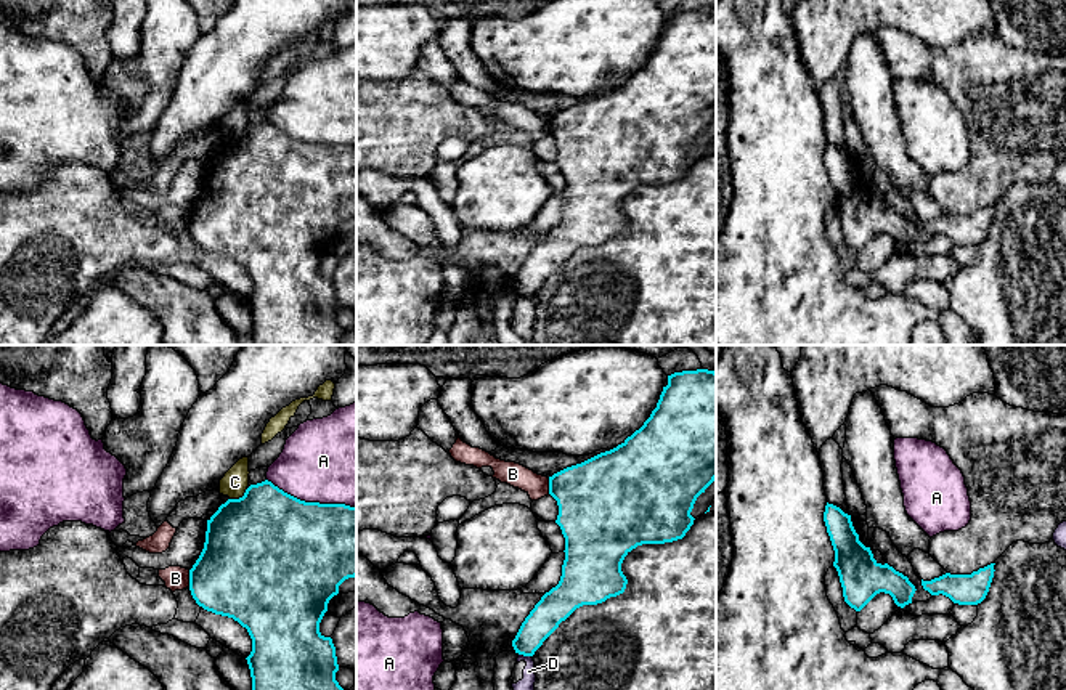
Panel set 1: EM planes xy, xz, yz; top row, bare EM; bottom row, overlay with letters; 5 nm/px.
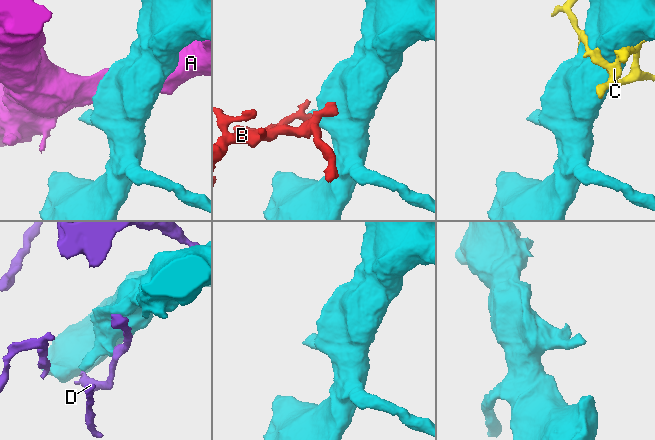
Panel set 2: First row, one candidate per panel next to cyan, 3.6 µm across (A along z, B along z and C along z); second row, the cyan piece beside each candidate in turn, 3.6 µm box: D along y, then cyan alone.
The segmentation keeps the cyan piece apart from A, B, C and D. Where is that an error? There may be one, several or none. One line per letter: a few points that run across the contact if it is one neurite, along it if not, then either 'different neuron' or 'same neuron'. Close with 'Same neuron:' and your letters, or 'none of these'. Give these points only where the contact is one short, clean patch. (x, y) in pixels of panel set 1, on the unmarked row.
A: different neuron
B: line xy (188, 211), (190, 227); different neuron
C: different neuron
D: different neuron
Same neuron: none of these

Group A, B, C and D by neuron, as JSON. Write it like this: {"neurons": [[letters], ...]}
{"neurons": [["A"], ["B", "C"], ["D"]]}

